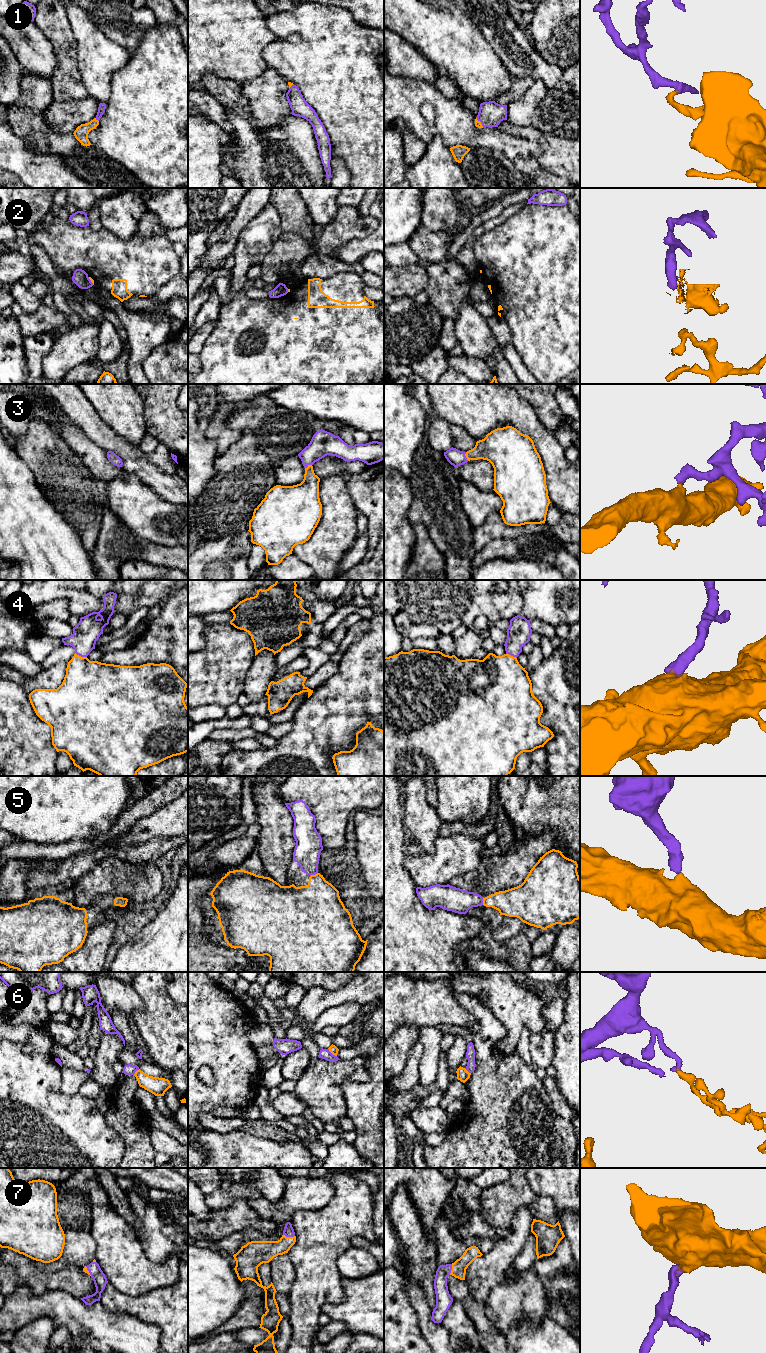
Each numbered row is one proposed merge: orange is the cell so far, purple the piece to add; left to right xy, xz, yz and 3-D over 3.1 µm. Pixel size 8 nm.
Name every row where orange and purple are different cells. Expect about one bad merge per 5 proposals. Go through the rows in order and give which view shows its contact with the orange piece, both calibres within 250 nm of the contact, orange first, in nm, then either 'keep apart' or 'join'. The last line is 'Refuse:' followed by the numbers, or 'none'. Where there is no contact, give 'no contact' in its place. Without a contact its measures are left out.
1: meets orange in xy; 110 nm thick on the orange side, 60 nm on the other; join
2: meets orange in xy; 20 nm thick on the orange side, 120 nm on the other; keep apart
3: meets orange in yz; 240 nm thick on the orange side, 140 nm on the other; join
4: meets orange in xy; 420 nm thick on the orange side, 200 nm on the other; join
5: meets orange in xz; 380 nm thick on the orange side, 220 nm on the other; join
6: meets orange in xz; 70 nm thick on the orange side, 80 nm on the other; keep apart
7: meets orange in xz; 180 nm thick on the orange side, 80 nm on the other; join
Refuse: 2, 6

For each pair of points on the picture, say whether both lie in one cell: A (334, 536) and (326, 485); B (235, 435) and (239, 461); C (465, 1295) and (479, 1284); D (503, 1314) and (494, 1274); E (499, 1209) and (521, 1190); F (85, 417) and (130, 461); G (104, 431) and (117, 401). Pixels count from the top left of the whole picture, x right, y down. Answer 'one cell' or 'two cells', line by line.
A: one cell
B: two cells
C: two cells
D: two cells
E: one cell
F: one cell
G: two cells

